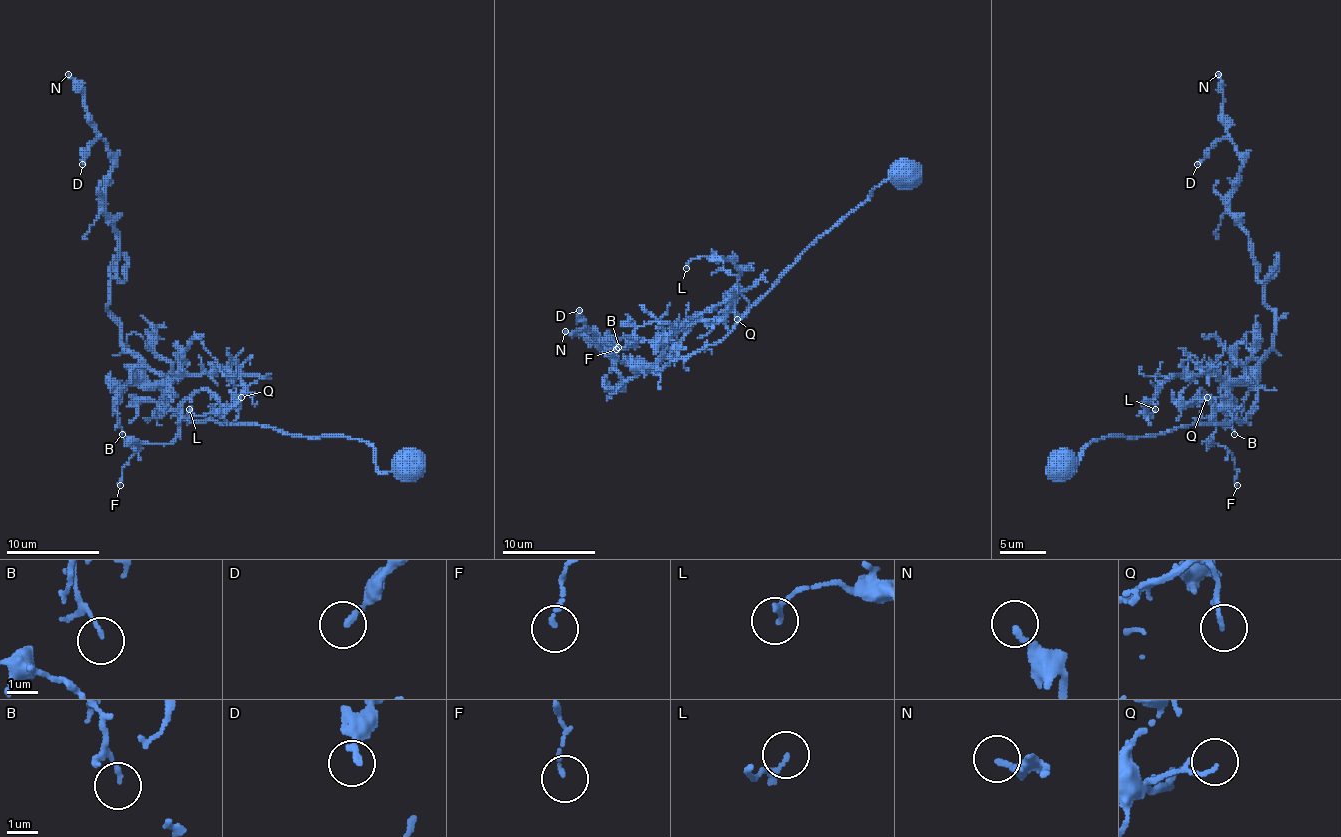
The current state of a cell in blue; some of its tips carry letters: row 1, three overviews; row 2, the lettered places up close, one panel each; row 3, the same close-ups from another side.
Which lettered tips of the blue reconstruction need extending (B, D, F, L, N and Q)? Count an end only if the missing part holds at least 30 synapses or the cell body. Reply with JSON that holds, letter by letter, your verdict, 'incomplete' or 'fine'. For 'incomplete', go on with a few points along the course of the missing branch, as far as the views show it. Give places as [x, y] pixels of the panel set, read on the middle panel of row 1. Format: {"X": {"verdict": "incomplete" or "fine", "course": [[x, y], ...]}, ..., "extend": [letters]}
{"B": {"verdict": "fine"}, "D": {"verdict": "fine"}, "F": {"verdict": "fine"}, "L": {"verdict": "fine"}, "N": {"verdict": "fine"}, "Q": {"verdict": "fine"}, "extend": []}

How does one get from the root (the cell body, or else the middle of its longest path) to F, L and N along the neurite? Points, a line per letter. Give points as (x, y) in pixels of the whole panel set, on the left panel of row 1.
F: (408, 465), (380, 472), (376, 451), (348, 437), (192, 420), (162, 383), (180, 432), (141, 444), (120, 485)
L: (408, 465), (380, 472), (348, 437), (192, 420), (162, 388), (227, 371), (243, 385), (231, 404), (189, 409)
N: (408, 465), (173, 411), (108, 309), (120, 255), (127, 276), (113, 155), (68, 74)

